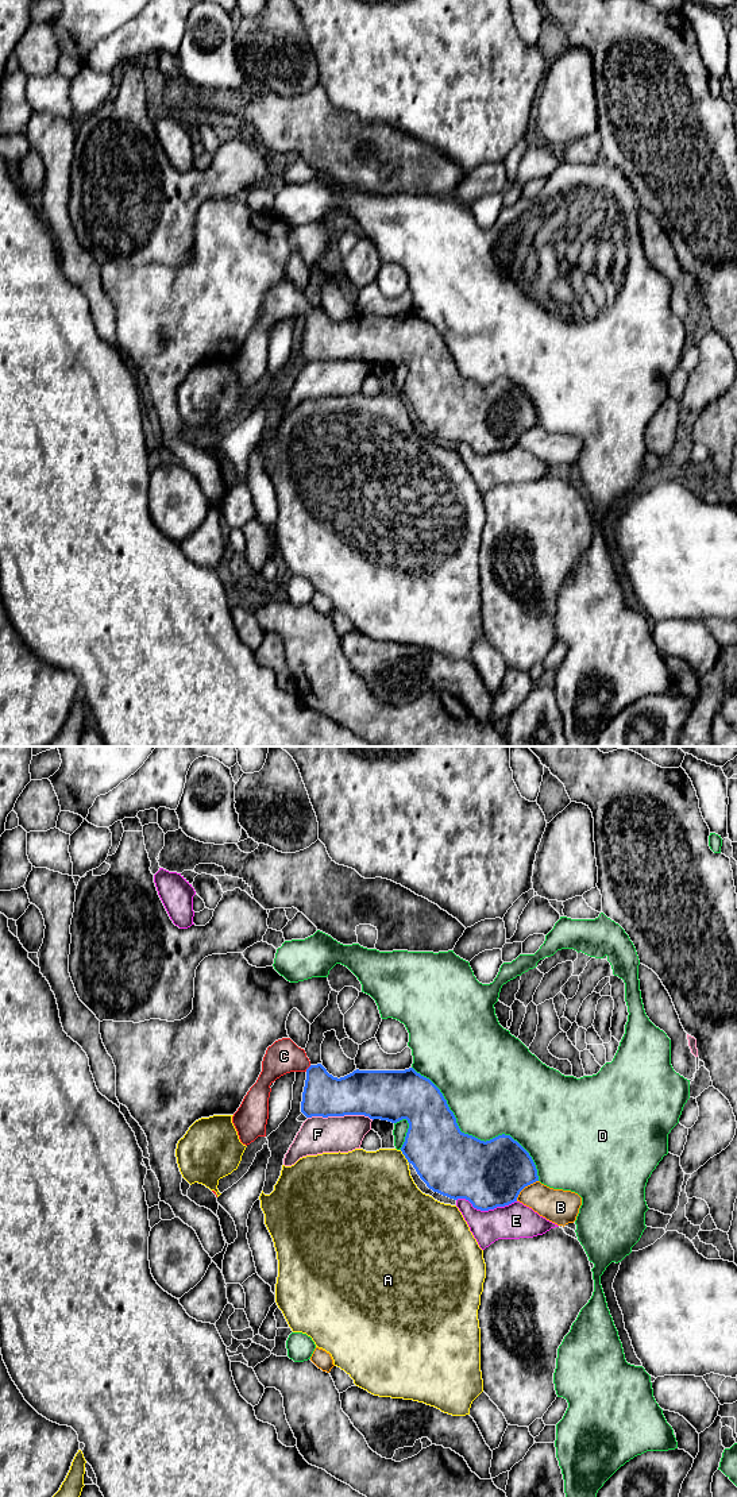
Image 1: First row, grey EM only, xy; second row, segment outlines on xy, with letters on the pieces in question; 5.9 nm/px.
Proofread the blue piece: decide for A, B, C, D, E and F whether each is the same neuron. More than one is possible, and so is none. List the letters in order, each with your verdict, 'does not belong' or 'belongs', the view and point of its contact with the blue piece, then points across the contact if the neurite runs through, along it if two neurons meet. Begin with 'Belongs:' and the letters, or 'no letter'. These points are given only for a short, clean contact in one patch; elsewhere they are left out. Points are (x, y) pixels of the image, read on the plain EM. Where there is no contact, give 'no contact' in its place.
Belongs: C
A: does not belong; meets blue in xy at (405, 401)
B: does not belong; meets blue in xy at (524, 431)
C: belongs; meets blue in xy at (308, 312); runs through xy (324, 339), (317, 321), (308, 312), (284, 300)
D: does not belong; meets blue in xy at (474, 381)
E: does not belong; meets blue in xy at (486, 454)
F: does not belong; meets blue in xy at (340, 359)

